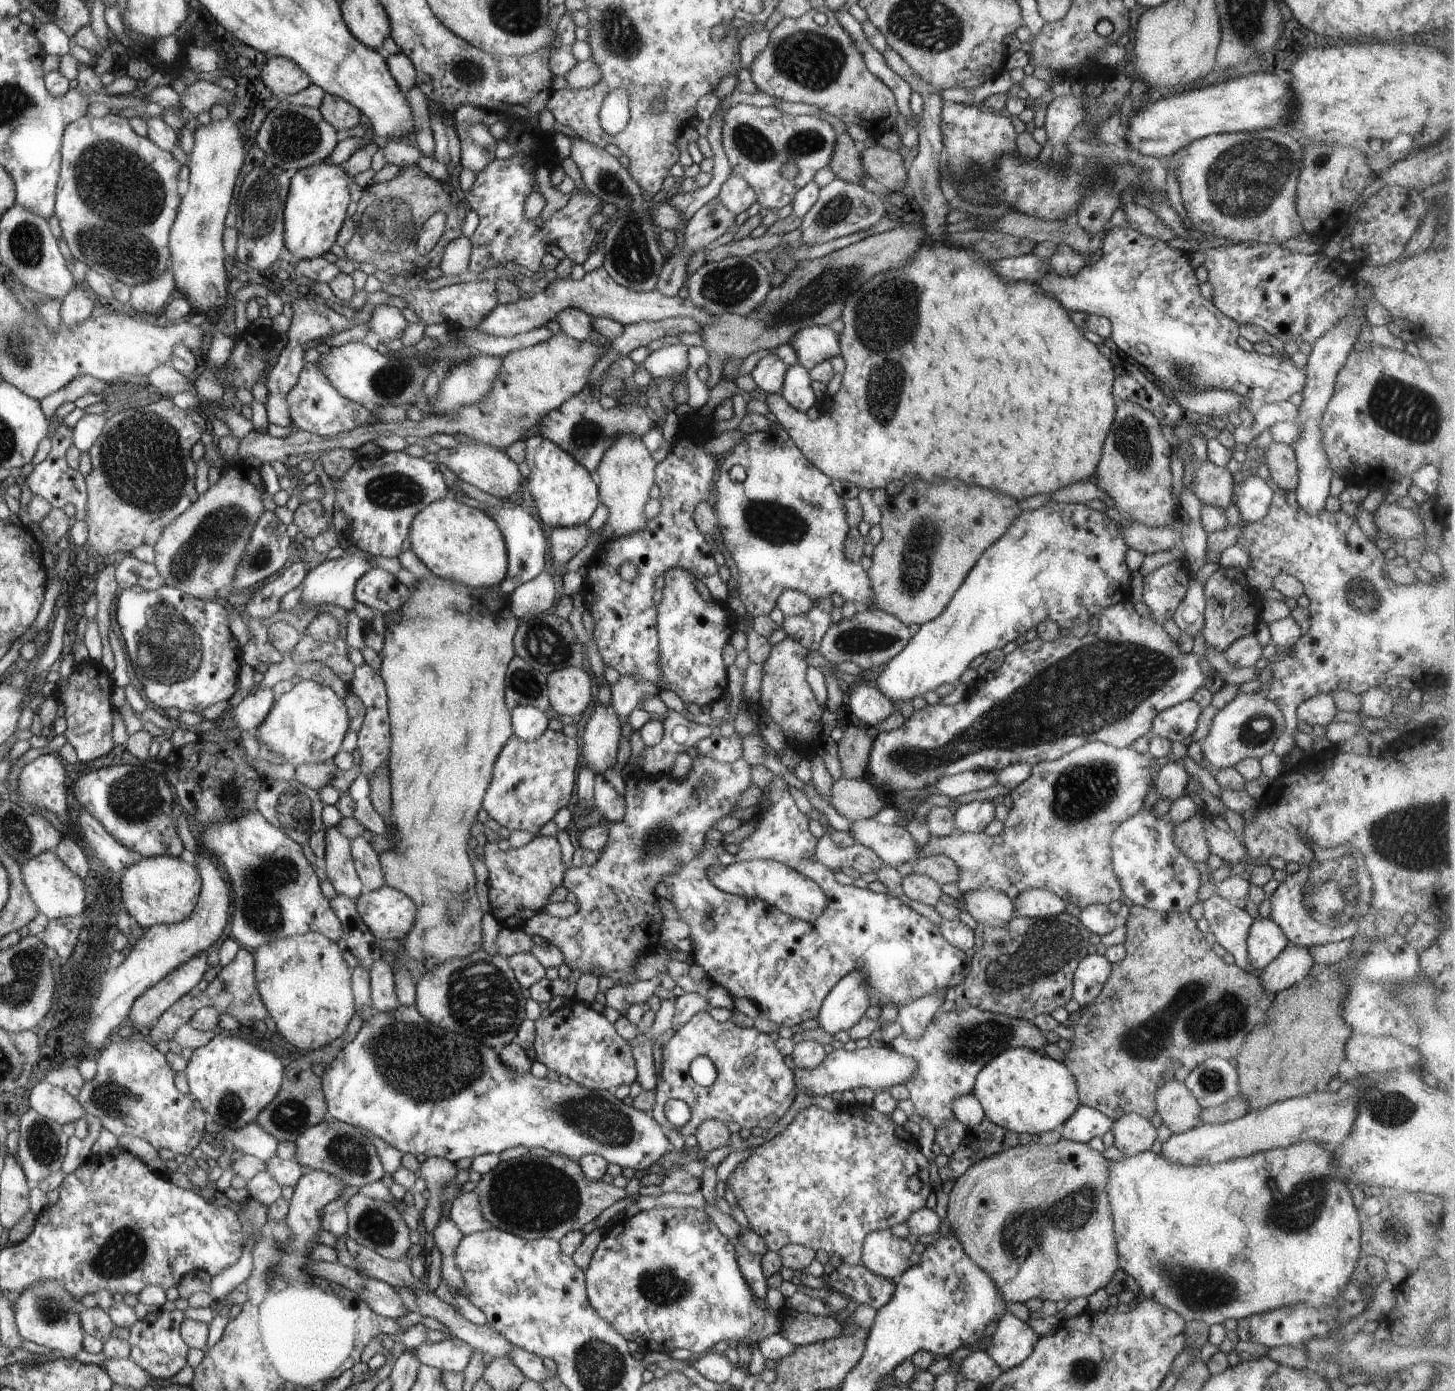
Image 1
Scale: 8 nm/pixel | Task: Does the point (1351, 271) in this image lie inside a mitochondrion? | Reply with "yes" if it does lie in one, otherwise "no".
no

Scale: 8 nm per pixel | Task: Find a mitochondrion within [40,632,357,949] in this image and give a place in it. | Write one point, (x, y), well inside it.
(261, 911)

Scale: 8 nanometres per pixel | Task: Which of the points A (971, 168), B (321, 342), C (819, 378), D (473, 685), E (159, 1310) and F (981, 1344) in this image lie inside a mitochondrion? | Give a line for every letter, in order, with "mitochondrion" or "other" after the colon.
A: mitochondrion
B: other
C: other
D: other
E: other
F: other

